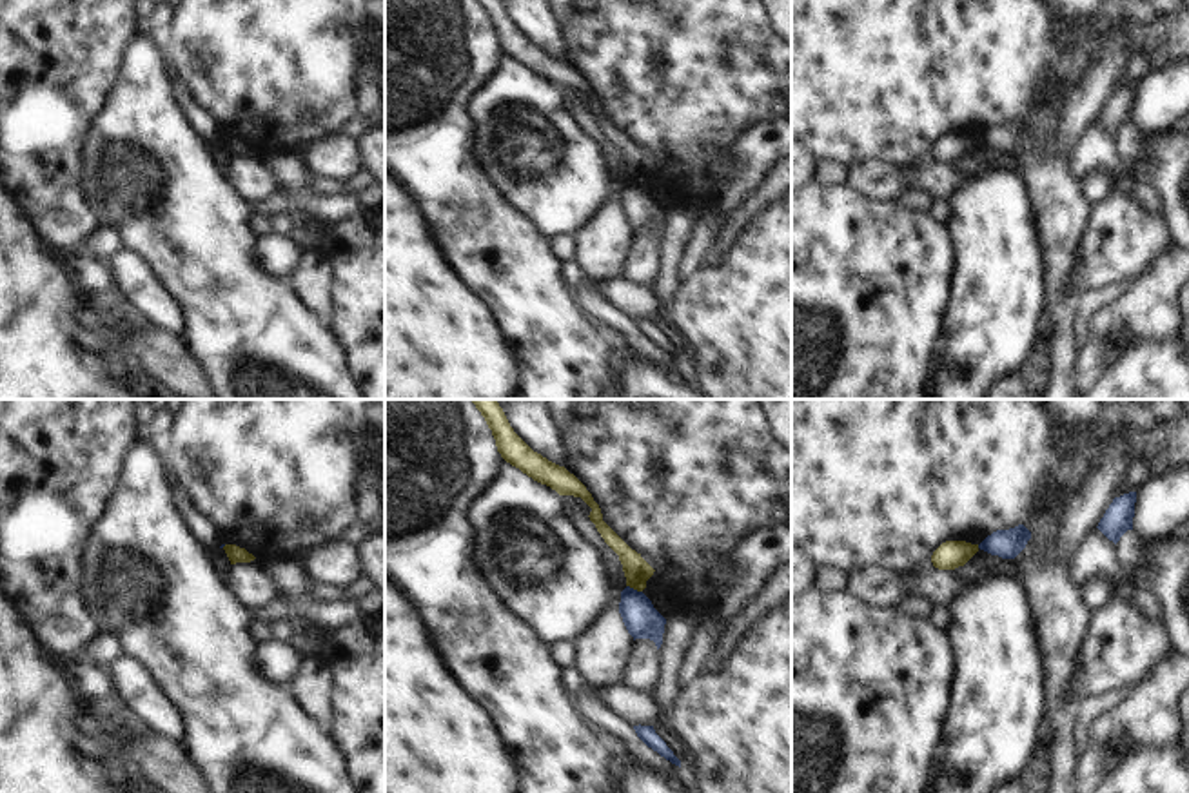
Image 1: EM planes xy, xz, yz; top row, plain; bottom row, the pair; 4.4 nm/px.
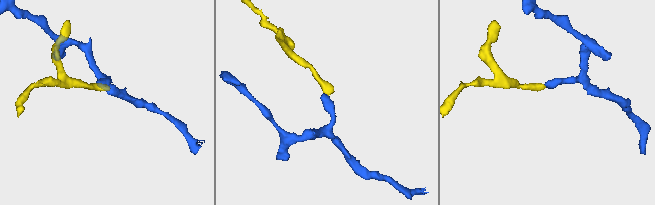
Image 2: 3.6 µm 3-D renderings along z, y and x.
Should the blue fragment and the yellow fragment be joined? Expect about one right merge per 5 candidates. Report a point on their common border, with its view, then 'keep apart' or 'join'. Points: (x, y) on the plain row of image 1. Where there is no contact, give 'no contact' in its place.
xz (632, 182) | keep apart

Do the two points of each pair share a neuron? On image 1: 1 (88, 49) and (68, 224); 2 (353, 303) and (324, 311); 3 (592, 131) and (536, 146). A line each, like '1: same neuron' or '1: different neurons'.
1: same neuron
2: different neurons
3: different neurons

